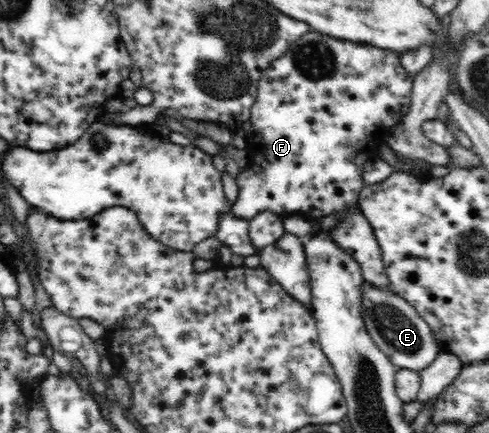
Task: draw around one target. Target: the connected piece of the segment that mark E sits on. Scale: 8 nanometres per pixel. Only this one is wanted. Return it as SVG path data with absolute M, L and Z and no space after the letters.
M364 282L362 287L362 317L366 320L368 334L374 344L395 364L397 368L420 371L432 364L443 349L434 338L429 324L422 320L416 309L396 295L388 287L376 287Z

